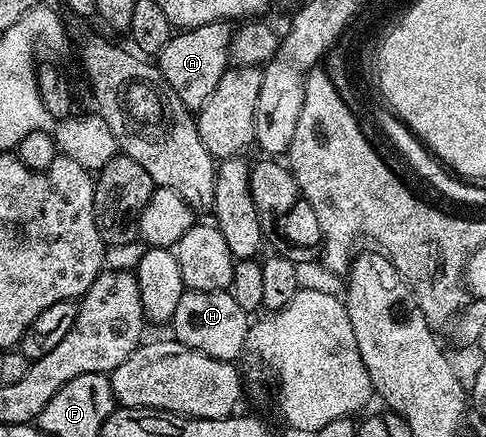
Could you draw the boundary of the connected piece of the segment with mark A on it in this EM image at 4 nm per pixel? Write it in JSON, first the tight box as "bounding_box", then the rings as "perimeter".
{"bounding_box":[157,20,234,110],"perimeter":[[[216,20],[198,28],[178,31],[167,42],[167,46],[163,46],[163,50],[157,53],[157,69],[163,74],[167,86],[181,93],[183,106],[190,110],[200,110],[207,98],[215,94],[215,86],[219,86],[219,80],[231,67],[229,45],[233,42],[233,34],[234,29],[226,21]]]}

